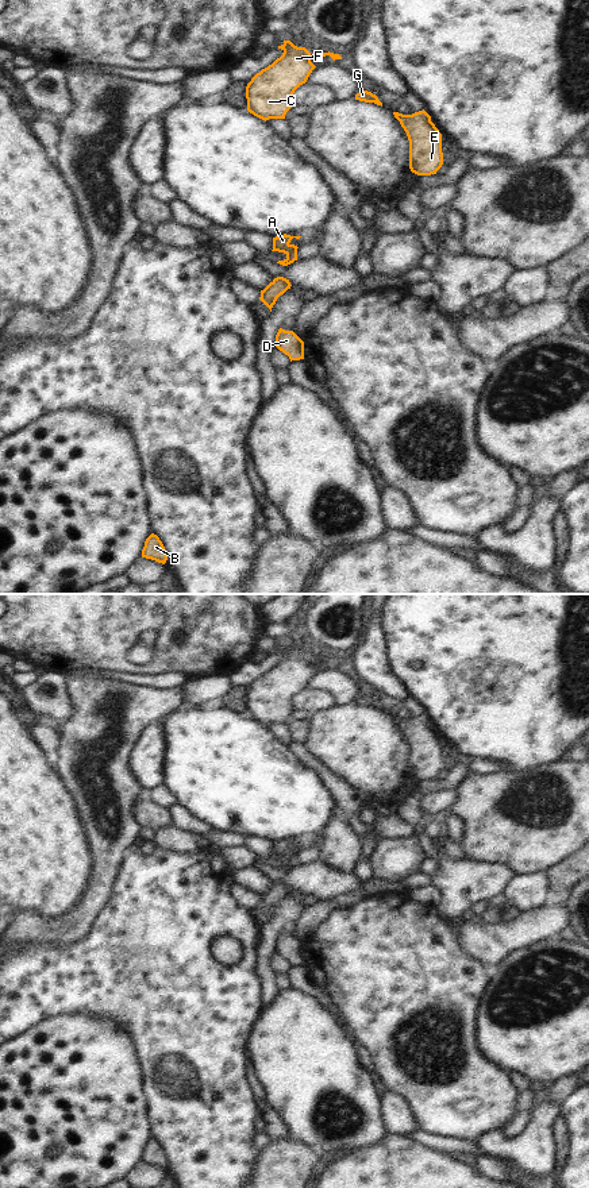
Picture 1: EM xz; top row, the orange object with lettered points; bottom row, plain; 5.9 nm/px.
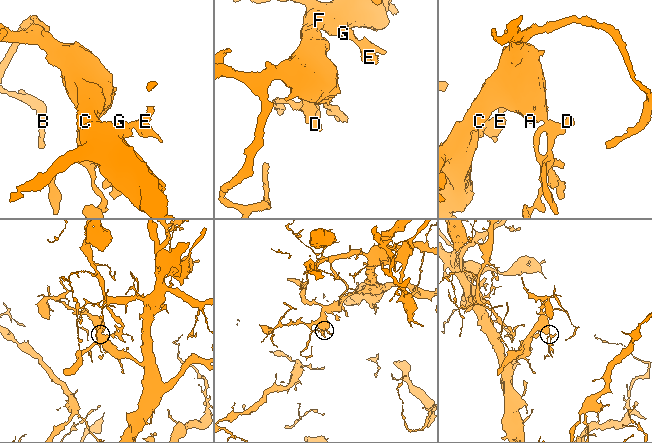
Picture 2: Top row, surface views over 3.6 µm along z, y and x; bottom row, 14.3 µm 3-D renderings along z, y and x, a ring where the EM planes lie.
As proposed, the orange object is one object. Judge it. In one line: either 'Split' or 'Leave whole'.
Leave whole.

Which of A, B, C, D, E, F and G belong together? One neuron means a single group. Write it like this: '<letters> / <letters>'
A B C D E F G

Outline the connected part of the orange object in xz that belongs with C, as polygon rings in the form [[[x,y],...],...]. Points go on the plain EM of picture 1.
[[[290,645],[278,651],[284,657],[272,670],[257,678],[246,691],[247,716],[254,721],[269,724],[285,724],[293,711],[294,695],[307,687],[316,672],[311,663],[330,660],[334,666],[342,664],[339,659],[322,657],[312,660],[305,652],[297,652]]]

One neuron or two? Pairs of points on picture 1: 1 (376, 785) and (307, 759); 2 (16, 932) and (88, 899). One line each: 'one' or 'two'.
1: two
2: one

